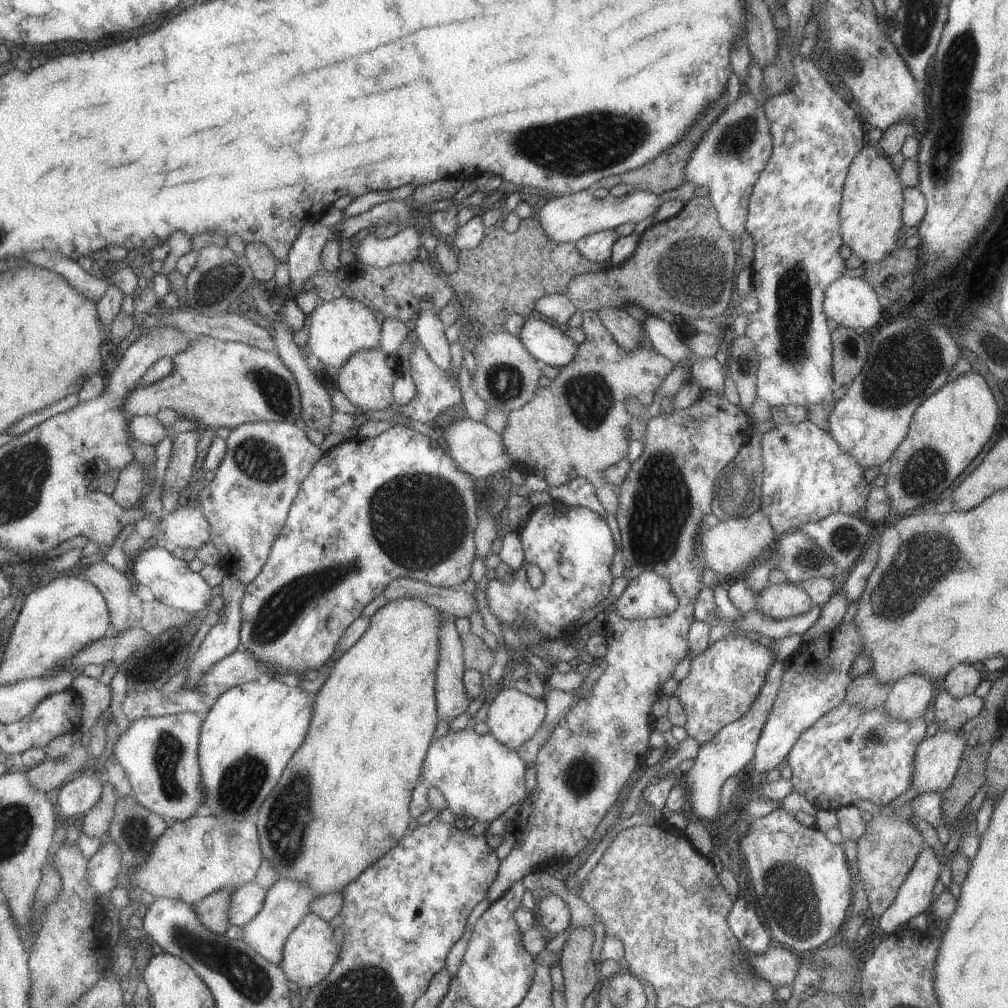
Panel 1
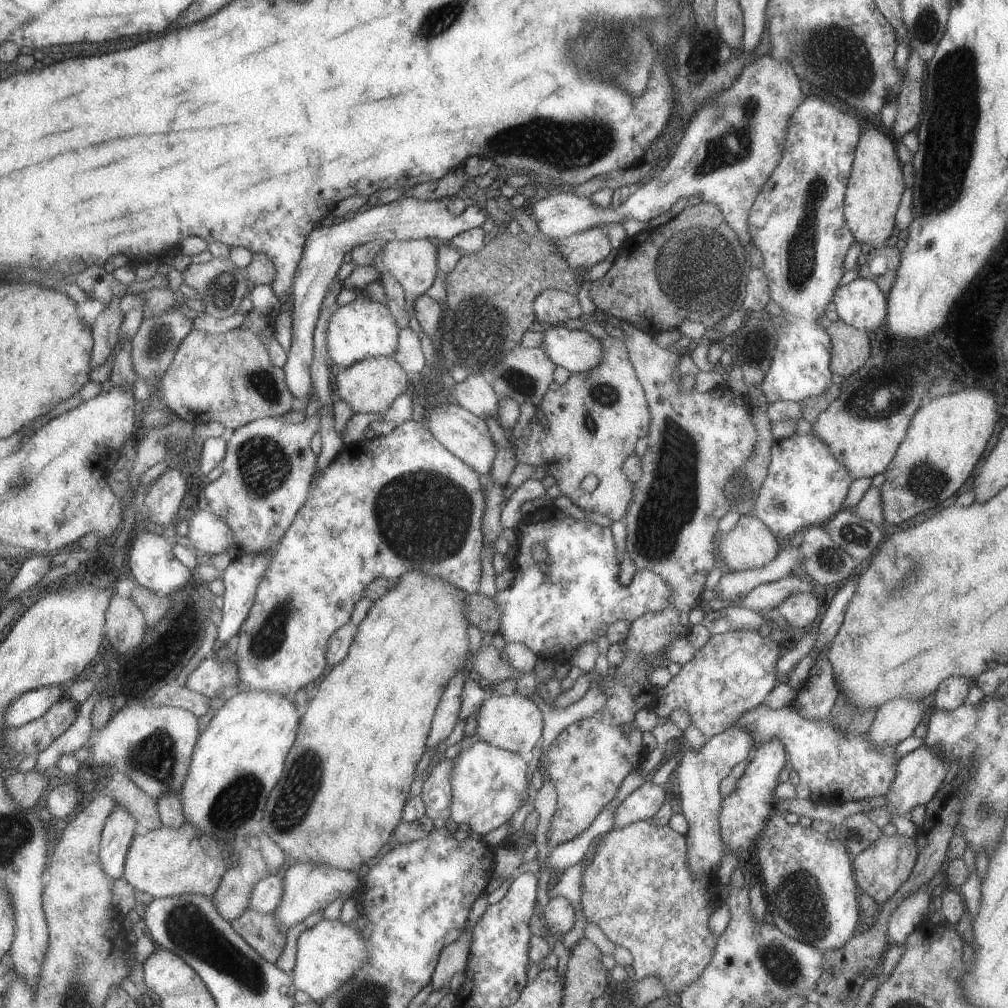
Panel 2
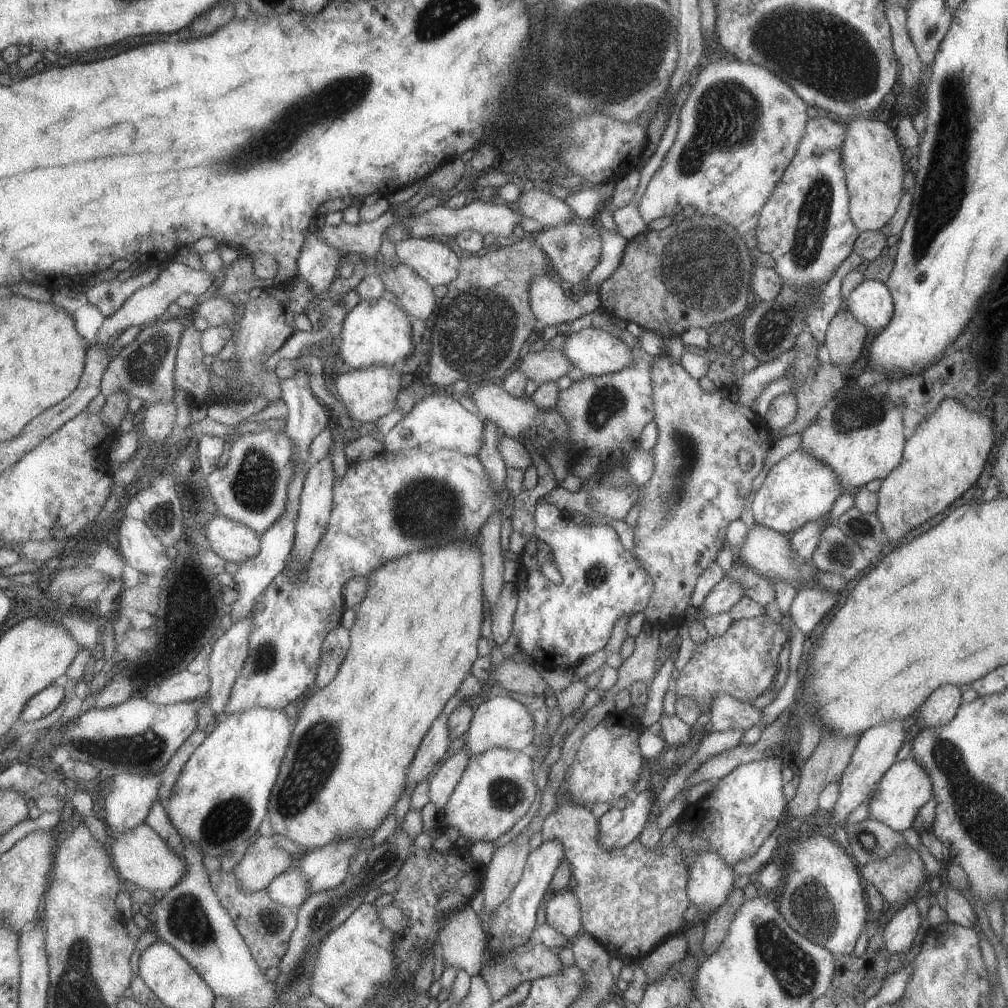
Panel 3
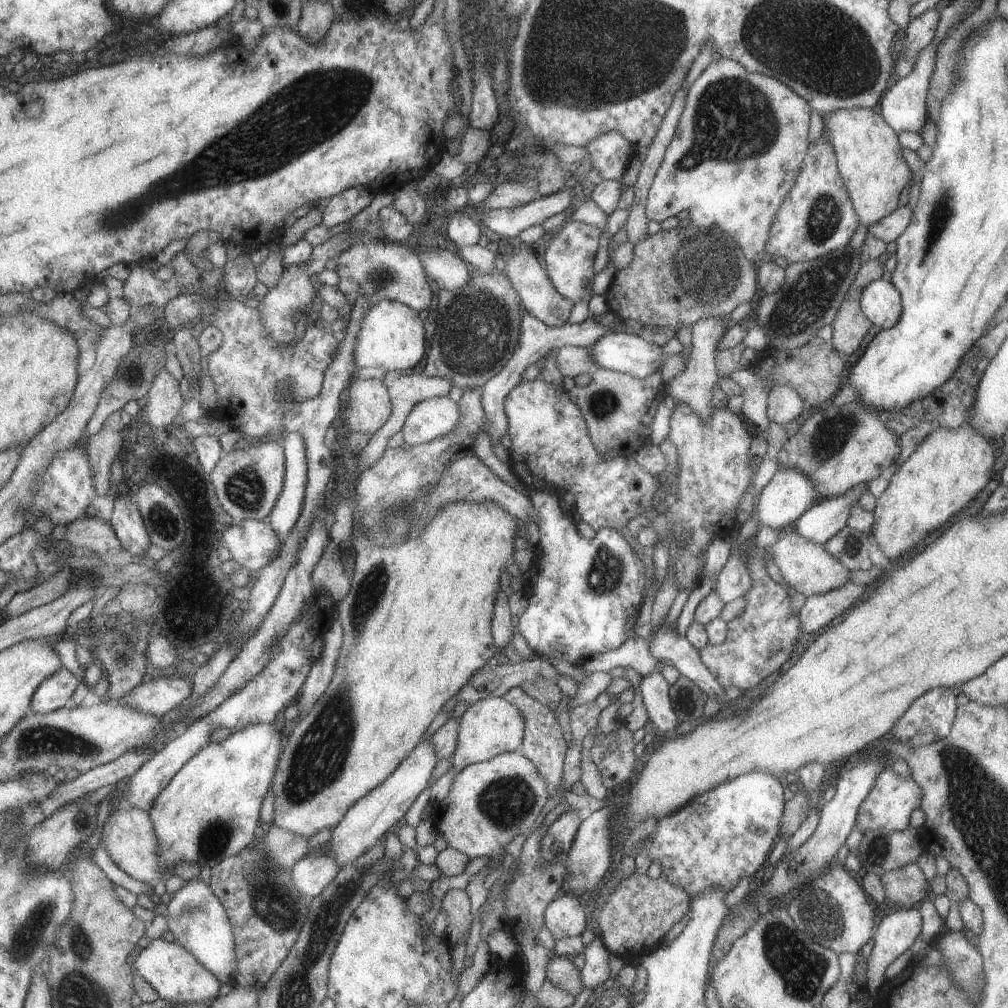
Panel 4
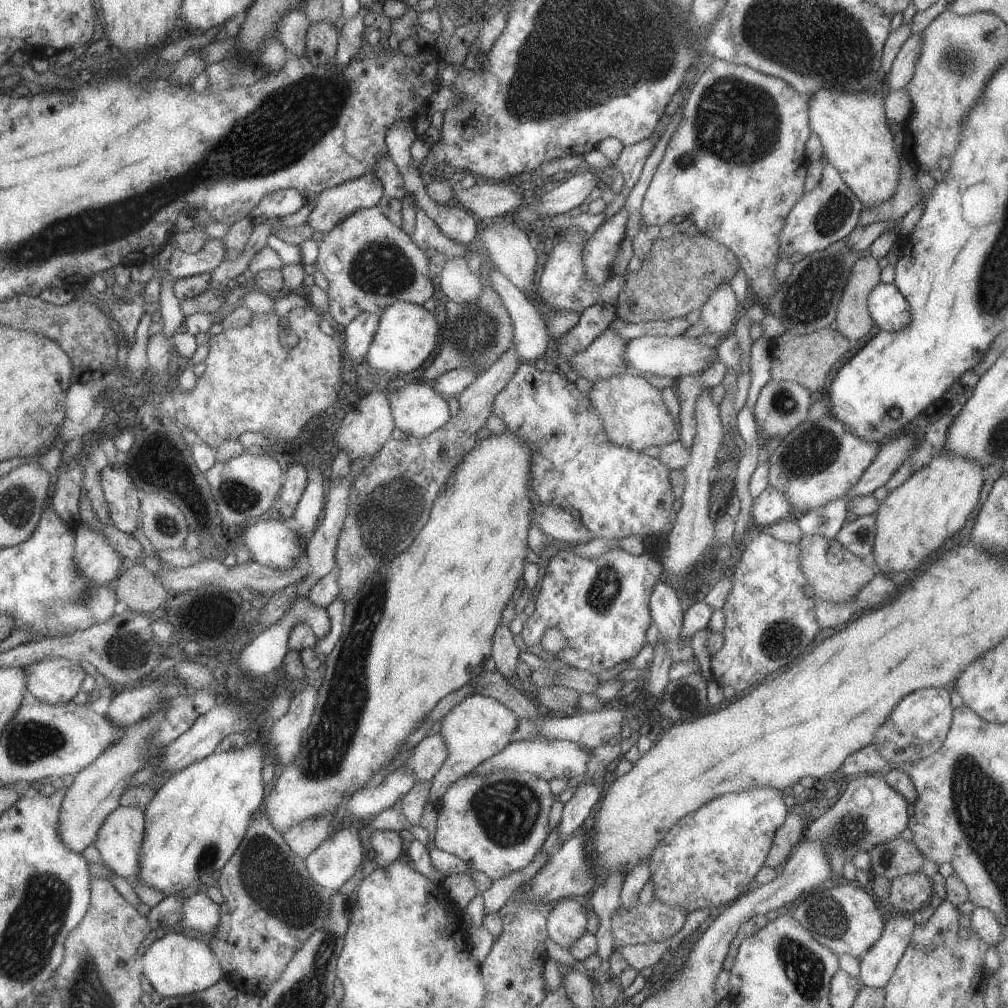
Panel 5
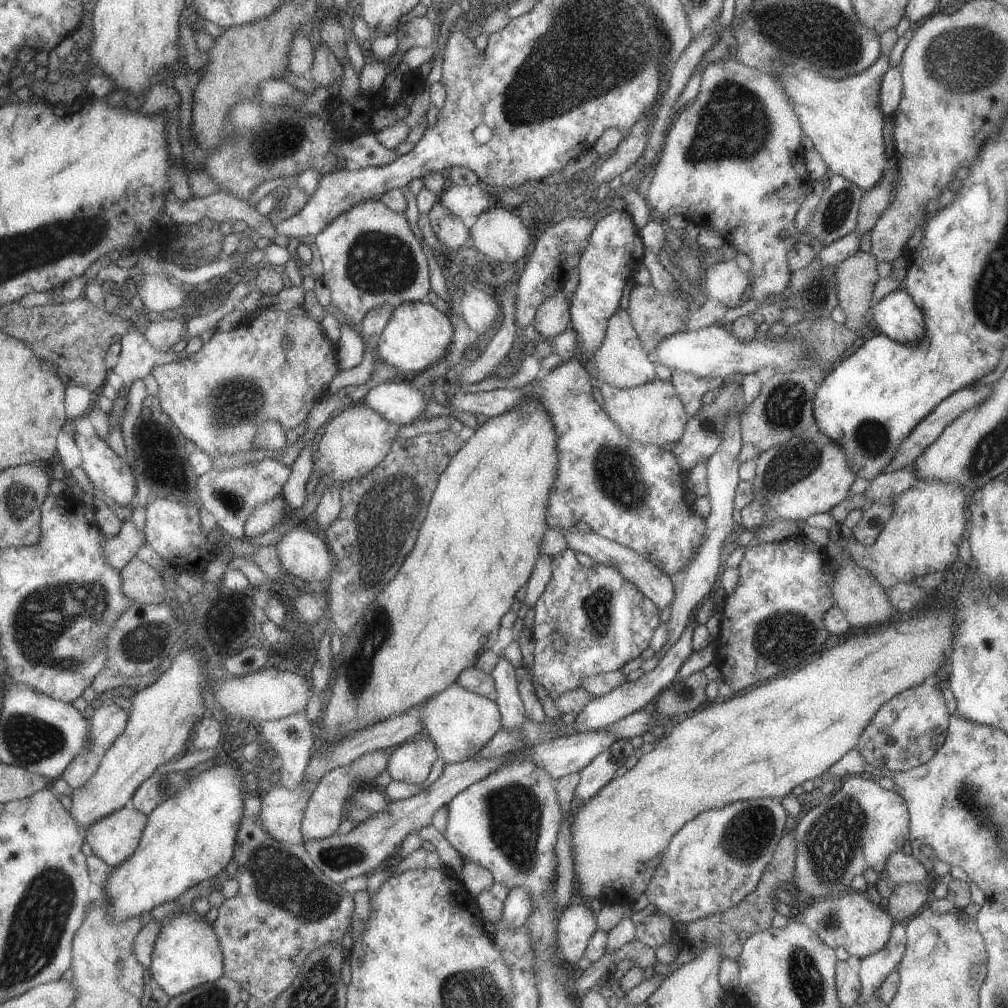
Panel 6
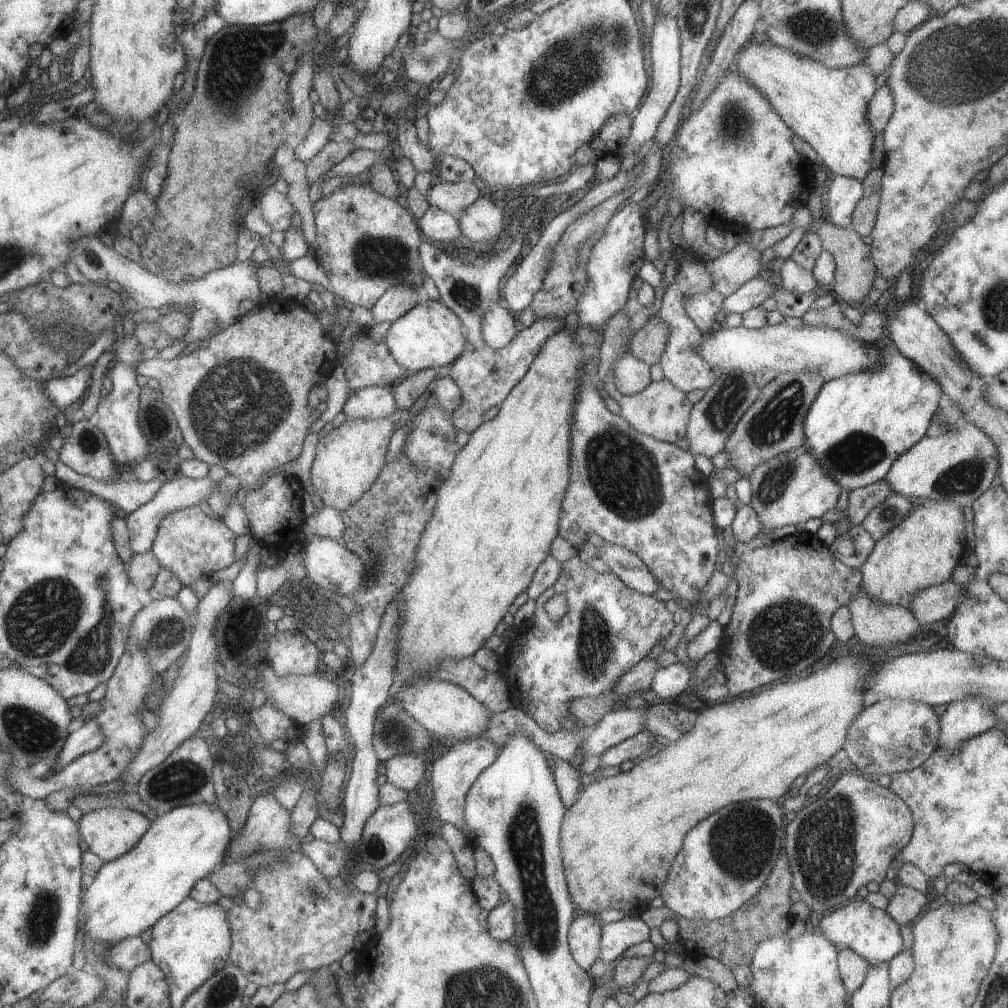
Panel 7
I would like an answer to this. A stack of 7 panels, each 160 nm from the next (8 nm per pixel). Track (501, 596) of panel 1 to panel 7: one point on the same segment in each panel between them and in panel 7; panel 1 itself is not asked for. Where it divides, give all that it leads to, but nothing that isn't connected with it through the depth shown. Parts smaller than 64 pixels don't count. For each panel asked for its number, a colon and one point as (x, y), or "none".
2: (580, 595)
3: (557, 625)
4: (583, 596)
5: (600, 604)
6: (605, 620)
7: (608, 627)

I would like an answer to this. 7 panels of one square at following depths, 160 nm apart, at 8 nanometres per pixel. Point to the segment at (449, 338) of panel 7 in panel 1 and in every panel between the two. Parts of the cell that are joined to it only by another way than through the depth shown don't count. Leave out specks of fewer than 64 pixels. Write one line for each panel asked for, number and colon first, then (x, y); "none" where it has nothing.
1: (339, 327)
2: (364, 328)
3: (376, 332)
4: (390, 337)
5: (406, 333)
6: (417, 335)

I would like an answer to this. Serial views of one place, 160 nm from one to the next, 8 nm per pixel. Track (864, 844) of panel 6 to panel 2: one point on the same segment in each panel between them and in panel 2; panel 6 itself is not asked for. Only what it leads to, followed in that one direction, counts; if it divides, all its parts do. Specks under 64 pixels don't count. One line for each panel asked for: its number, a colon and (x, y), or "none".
2: (918, 774)
3: (904, 787)
4: (888, 806)
5: (868, 812)

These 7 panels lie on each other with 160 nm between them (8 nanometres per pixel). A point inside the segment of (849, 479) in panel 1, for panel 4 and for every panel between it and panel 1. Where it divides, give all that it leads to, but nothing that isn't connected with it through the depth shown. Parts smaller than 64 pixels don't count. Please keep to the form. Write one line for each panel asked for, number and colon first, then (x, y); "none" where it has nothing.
2: (804, 486)
3: (797, 489)
4: (780, 502)

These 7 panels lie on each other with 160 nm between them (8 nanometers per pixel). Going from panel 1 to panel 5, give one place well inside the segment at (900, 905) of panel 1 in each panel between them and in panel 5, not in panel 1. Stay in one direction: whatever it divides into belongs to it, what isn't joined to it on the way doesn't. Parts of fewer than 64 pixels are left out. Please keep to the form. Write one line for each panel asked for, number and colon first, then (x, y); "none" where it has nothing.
2: (907, 916)
3: (898, 931)
4: (896, 932)
5: (876, 966)

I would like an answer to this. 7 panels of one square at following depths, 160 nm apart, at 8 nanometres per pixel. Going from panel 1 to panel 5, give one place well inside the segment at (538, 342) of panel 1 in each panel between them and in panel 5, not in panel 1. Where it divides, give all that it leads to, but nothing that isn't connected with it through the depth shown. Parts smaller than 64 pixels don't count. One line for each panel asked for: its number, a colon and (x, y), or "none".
2: (578, 351)
3: (595, 352)
4: (625, 352)
5: (673, 357)

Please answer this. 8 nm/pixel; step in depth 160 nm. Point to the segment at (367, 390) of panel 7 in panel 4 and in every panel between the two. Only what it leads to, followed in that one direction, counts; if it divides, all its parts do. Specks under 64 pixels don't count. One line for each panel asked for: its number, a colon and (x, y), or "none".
4: (434, 416)
5: (417, 410)
6: (397, 401)

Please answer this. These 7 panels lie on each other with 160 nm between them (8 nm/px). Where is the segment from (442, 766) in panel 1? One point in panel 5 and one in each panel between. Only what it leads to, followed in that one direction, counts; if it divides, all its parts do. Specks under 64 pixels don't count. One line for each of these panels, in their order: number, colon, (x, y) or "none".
2: (488, 784)
3: (496, 788)
4: (489, 803)
5: (495, 823)

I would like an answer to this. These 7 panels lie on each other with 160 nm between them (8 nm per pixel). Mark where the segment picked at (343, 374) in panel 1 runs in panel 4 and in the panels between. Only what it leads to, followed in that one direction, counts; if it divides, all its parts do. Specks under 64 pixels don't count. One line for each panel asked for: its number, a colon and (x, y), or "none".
2: (370, 385)
3: (369, 393)
4: (369, 406)

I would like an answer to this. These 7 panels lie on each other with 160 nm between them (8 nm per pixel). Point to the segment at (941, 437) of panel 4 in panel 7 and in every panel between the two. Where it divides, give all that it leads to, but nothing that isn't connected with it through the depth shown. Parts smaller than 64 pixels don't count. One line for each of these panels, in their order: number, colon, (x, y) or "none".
5: (933, 503)
6: (921, 536)
7: (922, 550)

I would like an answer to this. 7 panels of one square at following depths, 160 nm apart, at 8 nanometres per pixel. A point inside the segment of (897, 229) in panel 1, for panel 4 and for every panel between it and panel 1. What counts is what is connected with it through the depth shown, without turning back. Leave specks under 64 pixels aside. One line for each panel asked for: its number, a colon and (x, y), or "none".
2: (875, 185)
3: (870, 152)
4: (868, 156)

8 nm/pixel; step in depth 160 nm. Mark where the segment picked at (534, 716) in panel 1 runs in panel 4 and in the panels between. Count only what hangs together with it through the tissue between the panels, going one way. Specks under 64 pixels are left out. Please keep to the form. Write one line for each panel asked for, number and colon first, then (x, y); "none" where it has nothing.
2: (511, 722)
3: (500, 722)
4: (491, 726)

